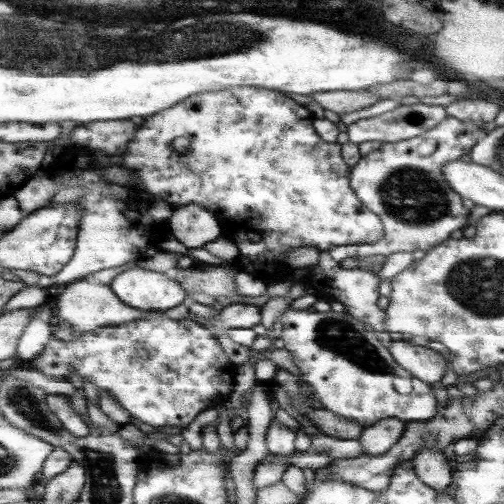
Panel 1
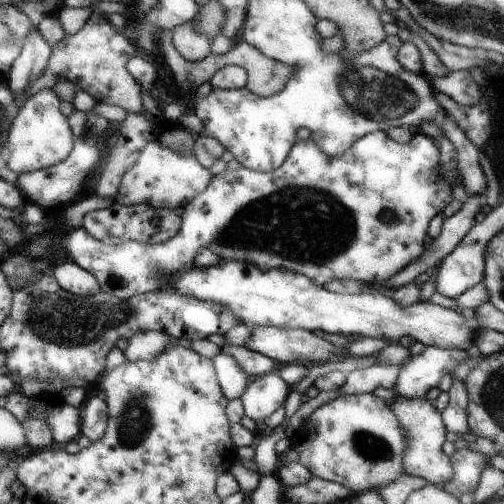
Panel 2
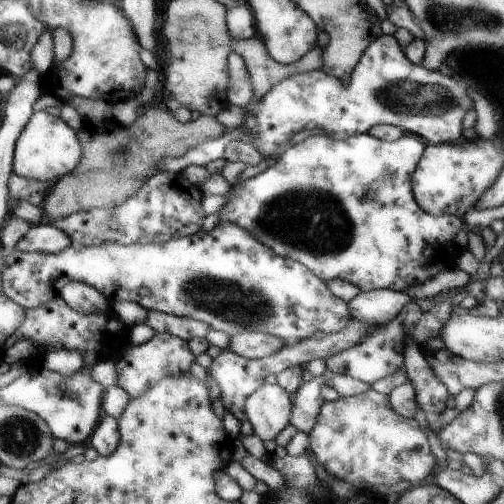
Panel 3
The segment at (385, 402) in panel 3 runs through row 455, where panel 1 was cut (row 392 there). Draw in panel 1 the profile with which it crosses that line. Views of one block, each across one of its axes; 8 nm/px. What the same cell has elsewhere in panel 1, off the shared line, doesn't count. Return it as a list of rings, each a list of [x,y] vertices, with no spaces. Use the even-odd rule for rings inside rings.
[[[285,310],[285,314],[277,320],[277,338],[285,342],[285,352],[293,360],[299,370],[299,380],[303,386],[311,386],[309,394],[321,402],[323,410],[329,410],[347,420],[359,422],[365,428],[377,424],[379,420],[401,420],[401,422],[427,422],[437,414],[437,400],[429,390],[429,384],[421,378],[415,378],[409,370],[401,368],[389,350],[377,340],[375,332],[367,332],[363,324],[345,314],[345,312],[315,312],[315,310]],[[395,378],[411,380],[411,394],[397,394],[393,388]]]

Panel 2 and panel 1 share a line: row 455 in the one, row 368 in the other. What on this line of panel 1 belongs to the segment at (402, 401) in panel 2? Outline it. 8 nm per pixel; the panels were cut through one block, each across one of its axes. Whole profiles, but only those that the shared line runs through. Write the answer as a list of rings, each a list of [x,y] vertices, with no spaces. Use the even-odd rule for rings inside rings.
[[[393,338],[387,350],[401,368],[409,370],[415,378],[421,378],[427,384],[437,382],[445,372],[445,360],[425,346],[413,346],[409,340]]]

